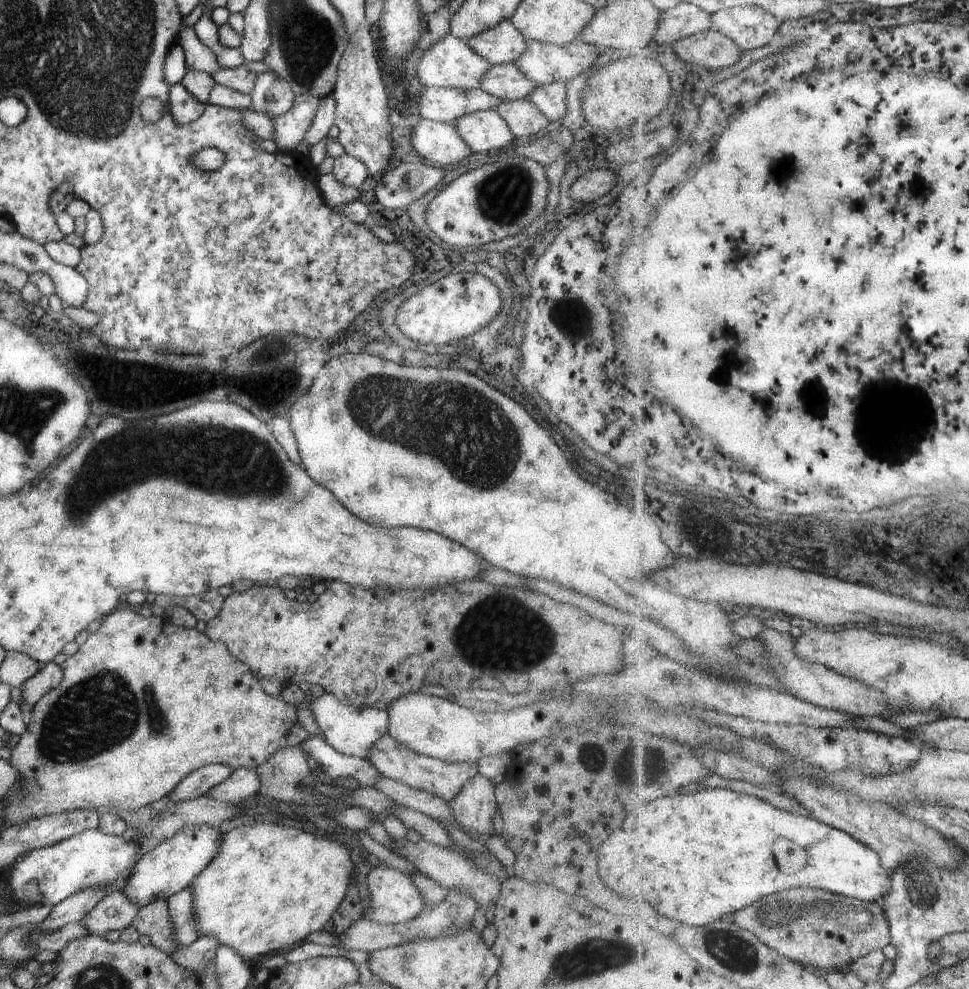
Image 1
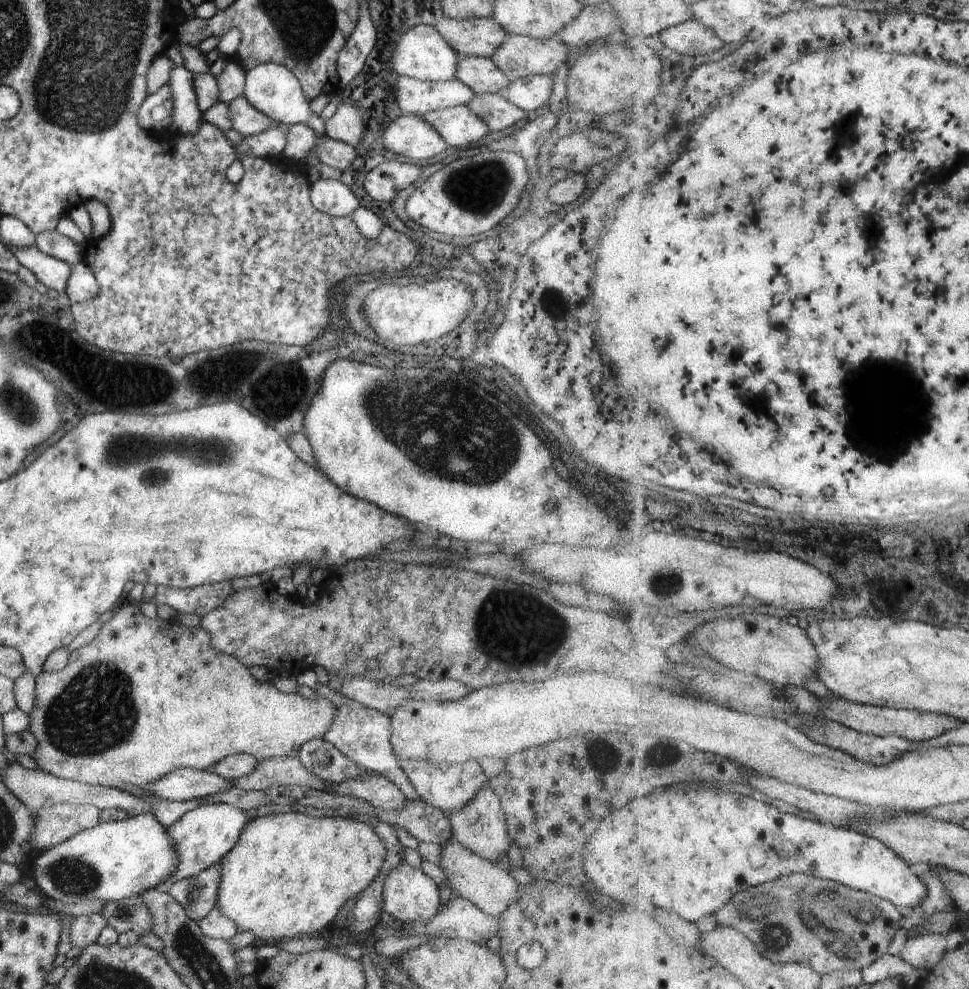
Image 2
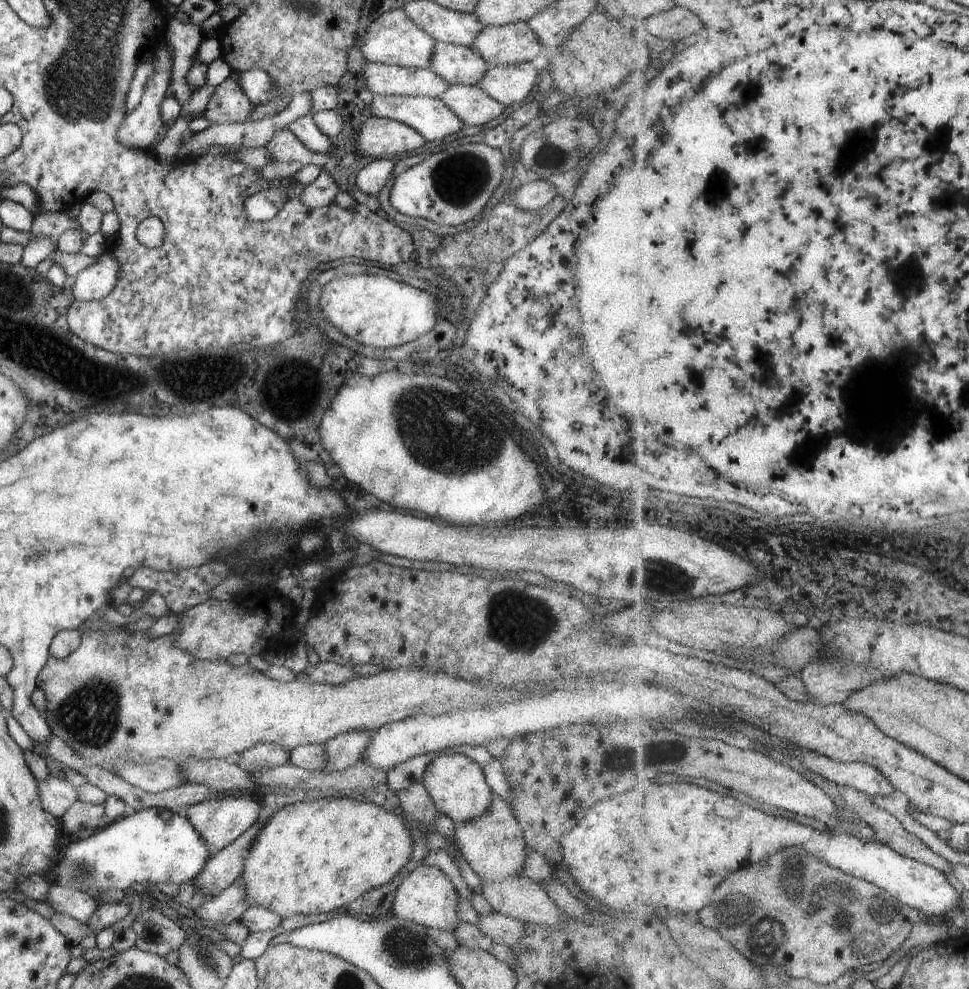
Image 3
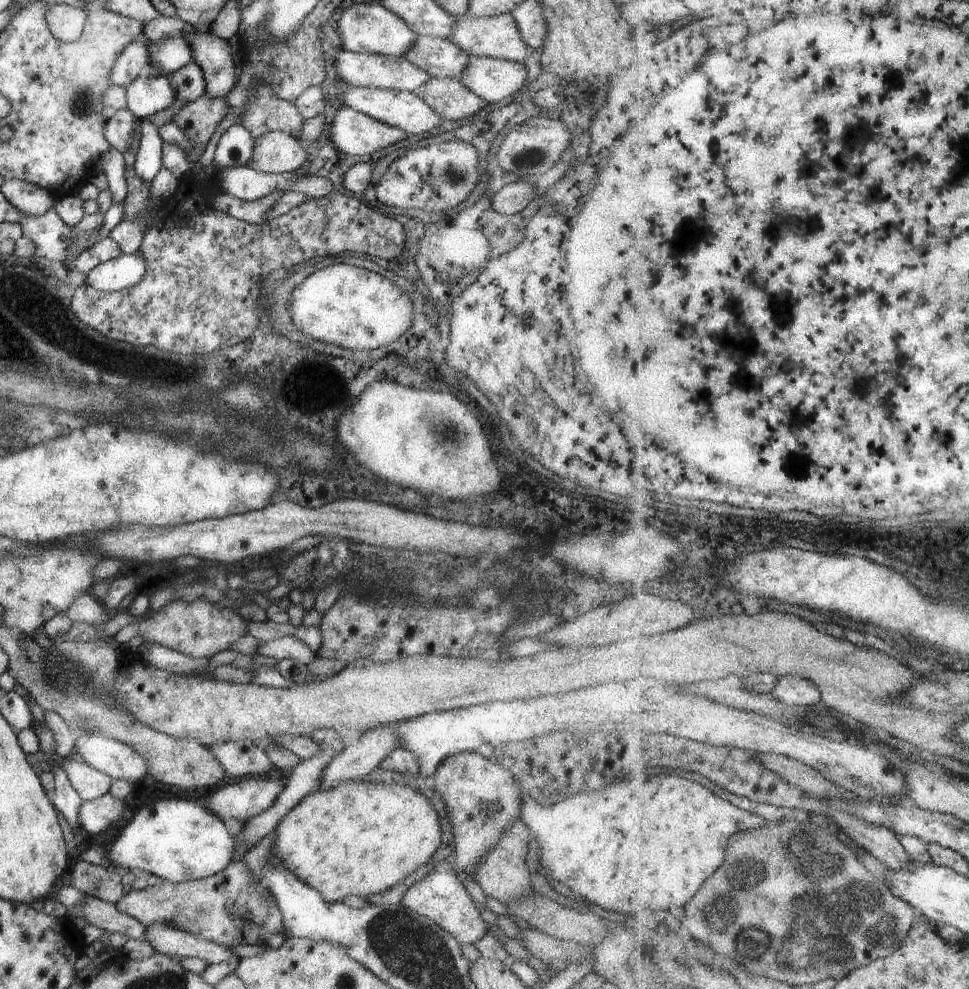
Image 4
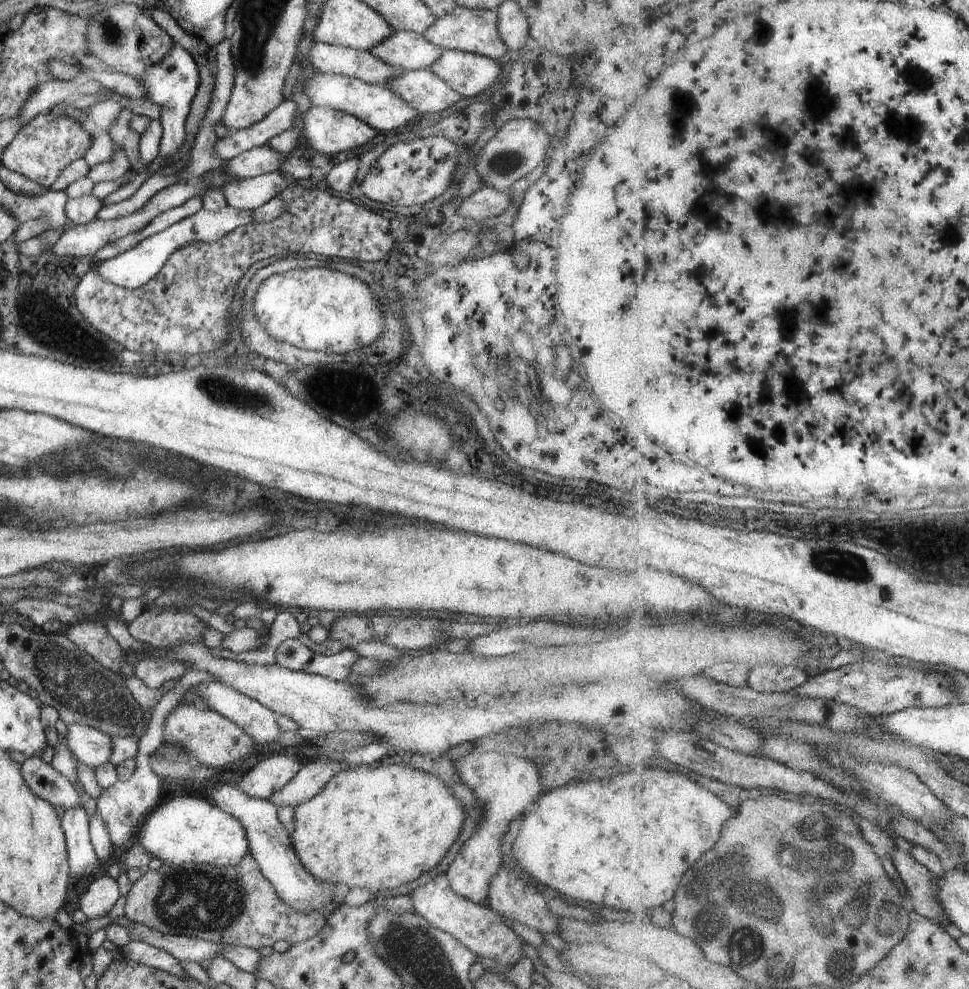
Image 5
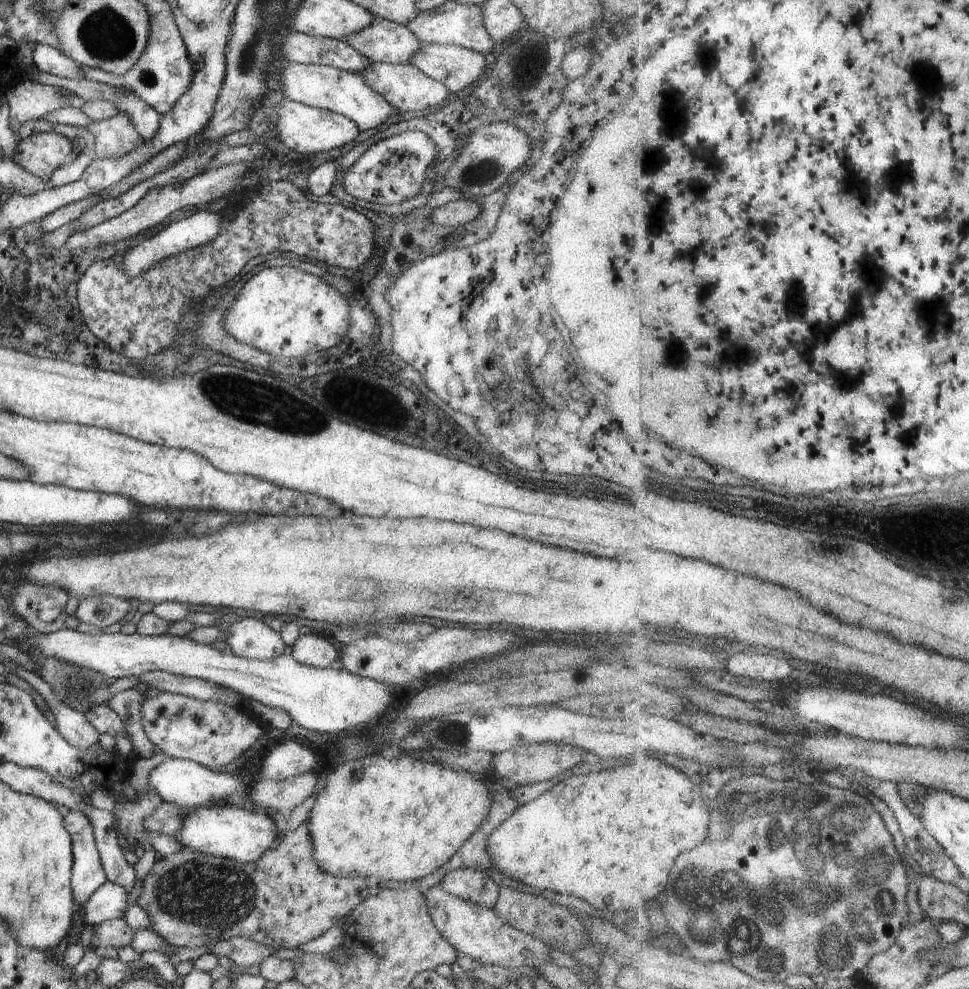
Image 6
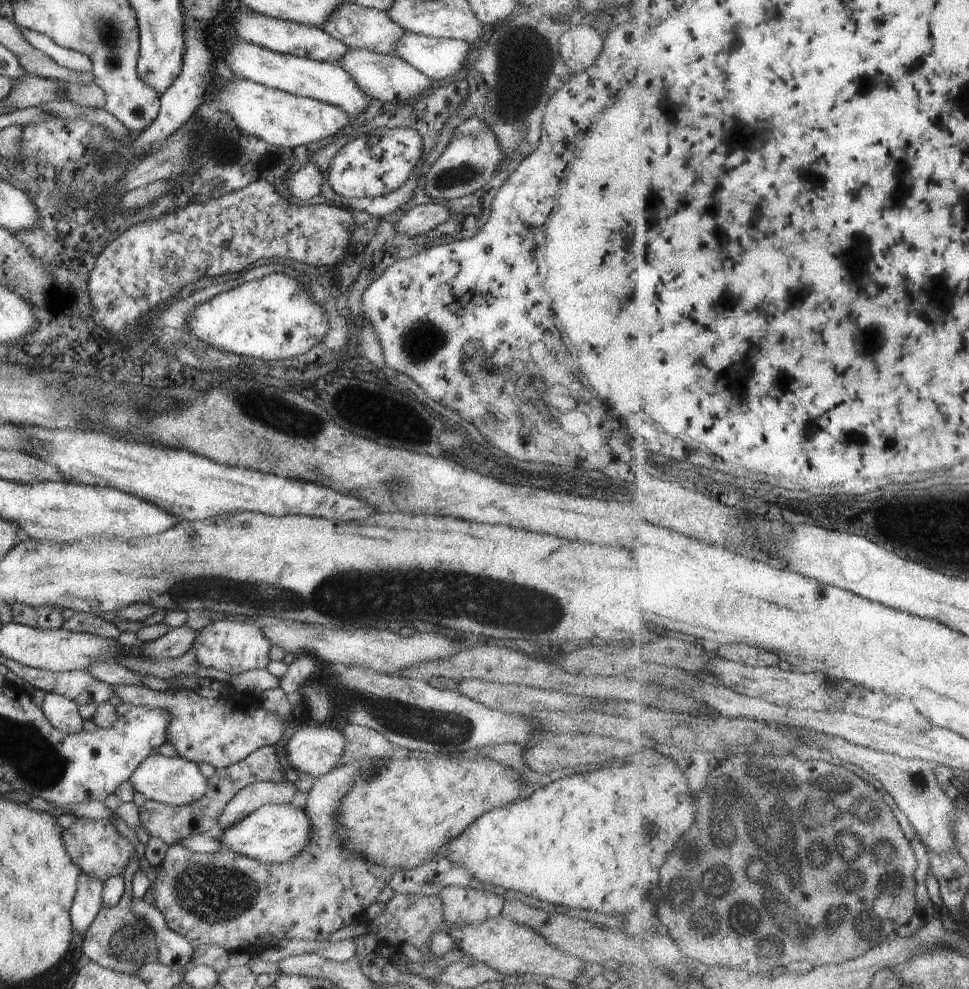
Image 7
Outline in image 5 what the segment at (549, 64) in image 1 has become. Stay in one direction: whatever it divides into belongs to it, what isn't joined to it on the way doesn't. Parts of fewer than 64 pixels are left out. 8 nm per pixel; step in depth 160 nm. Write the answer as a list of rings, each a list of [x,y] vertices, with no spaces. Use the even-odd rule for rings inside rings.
[[[455,5],[447,14],[437,17],[423,32],[423,38],[442,49],[457,49],[492,58],[504,60],[510,53],[499,38],[495,9],[466,9]]]

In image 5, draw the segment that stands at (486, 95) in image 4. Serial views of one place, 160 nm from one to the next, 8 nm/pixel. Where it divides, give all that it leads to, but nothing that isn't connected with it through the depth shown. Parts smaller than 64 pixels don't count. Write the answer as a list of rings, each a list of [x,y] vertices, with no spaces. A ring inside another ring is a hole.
[[[444,49],[427,69],[462,97],[475,96],[497,82],[501,61],[457,49]]]

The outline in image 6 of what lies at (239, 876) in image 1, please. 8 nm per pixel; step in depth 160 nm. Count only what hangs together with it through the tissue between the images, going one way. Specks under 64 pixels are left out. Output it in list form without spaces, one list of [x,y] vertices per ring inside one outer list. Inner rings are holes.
[[[376,753],[353,758],[327,776],[327,784],[317,794],[309,812],[307,830],[313,842],[313,860],[331,876],[365,876],[373,883],[418,880],[453,856],[481,826],[489,808],[491,796],[484,780],[455,766],[423,762],[406,755],[393,760],[386,760]]]

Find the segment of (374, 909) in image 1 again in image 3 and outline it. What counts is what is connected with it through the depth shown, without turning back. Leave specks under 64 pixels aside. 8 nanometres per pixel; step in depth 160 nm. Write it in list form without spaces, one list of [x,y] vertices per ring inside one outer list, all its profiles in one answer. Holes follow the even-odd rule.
[[[421,864],[408,872],[397,885],[390,914],[424,927],[454,932],[459,923],[455,914],[455,906],[459,900],[457,897],[458,894],[445,872]]]

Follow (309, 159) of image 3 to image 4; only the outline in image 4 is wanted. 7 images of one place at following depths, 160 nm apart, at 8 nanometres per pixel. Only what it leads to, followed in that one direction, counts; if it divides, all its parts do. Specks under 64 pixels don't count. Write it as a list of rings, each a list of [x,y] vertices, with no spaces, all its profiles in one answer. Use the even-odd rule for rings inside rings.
[[[270,131],[253,138],[251,158],[245,167],[263,173],[295,171],[305,162],[305,149],[295,138]]]

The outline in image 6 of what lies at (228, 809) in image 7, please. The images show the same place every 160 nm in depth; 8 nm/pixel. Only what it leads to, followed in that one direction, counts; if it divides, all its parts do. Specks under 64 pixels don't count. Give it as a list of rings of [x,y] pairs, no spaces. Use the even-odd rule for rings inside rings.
[[[312,771],[283,780],[257,779],[255,784],[248,788],[249,800],[261,810],[277,810],[287,814],[313,792],[315,782],[316,776]]]

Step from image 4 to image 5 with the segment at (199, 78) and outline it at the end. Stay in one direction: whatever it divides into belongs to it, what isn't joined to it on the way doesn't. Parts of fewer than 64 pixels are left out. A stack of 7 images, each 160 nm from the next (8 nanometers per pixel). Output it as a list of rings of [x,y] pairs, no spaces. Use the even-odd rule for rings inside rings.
[[[172,40],[172,45],[165,53],[165,56],[154,65],[146,68],[137,78],[144,88],[146,99],[158,104],[160,108],[160,117],[158,119],[162,126],[162,135],[158,144],[157,154],[147,165],[144,172],[136,173],[133,180],[105,195],[100,200],[103,206],[131,196],[149,175],[154,174],[156,170],[159,170],[159,167],[164,167],[172,160],[172,157],[178,152],[186,139],[186,134],[184,133],[185,117],[189,112],[193,95],[199,84],[198,66],[194,58]]]

